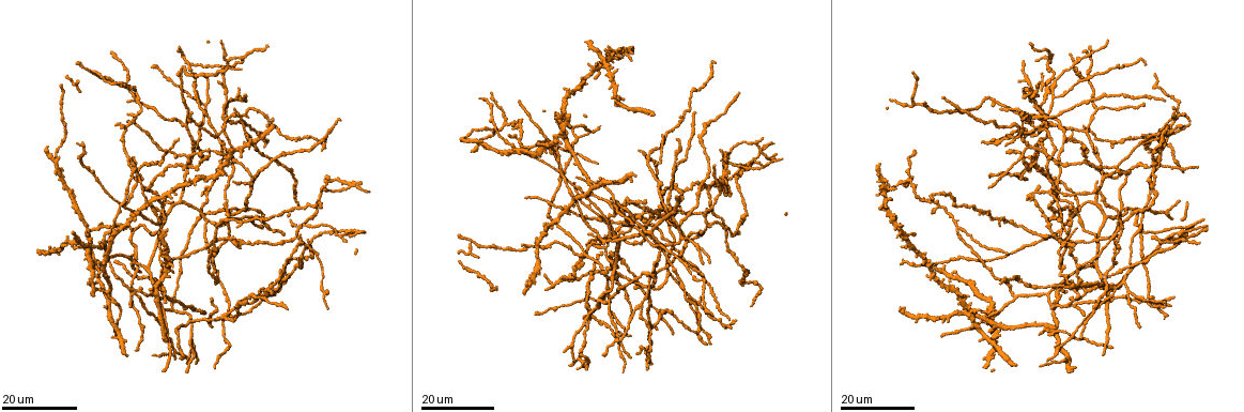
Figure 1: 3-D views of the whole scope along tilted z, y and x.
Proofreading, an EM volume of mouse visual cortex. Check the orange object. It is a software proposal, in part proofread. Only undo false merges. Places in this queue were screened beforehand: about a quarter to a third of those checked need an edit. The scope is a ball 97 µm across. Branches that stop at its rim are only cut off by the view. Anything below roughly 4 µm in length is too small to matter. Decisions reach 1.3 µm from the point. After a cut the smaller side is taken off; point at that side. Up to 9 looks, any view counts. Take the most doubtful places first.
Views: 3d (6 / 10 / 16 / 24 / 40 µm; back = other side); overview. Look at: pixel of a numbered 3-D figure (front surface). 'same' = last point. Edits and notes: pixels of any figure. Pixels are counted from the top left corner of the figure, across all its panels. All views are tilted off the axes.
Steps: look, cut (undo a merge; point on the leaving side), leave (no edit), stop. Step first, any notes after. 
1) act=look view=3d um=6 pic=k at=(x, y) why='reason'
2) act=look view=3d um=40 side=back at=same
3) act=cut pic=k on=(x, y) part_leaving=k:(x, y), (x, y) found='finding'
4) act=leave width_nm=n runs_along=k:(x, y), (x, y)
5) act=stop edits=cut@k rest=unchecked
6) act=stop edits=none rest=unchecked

act=look view=3d um=24 pic=1 at=(1127, 176) why='a fork'

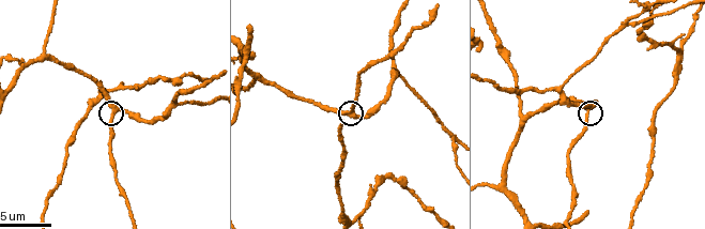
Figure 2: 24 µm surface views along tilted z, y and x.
act=look view=3d um=6 pic=2 at=(113, 113)

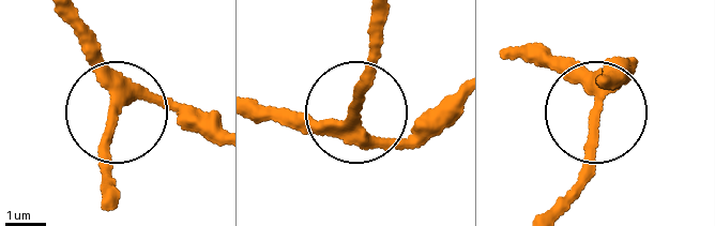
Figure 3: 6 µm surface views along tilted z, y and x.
act=leave runs_along=3:(261, 105), (315, 122), (356, 116), (385, 142), (423, 139) found='continuous, no second cell'

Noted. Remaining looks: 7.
act=look view=3d um=16 pic=1 at=(606, 221) why='three arms meet'

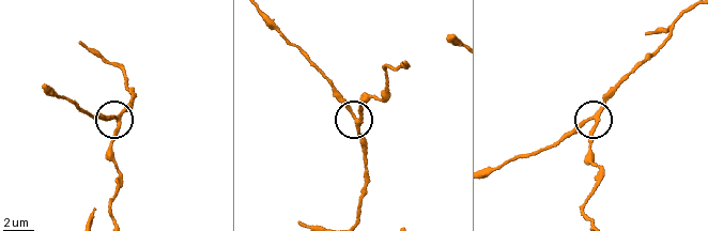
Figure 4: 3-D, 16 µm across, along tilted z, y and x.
act=look view=3d um=10 pic=4 at=(355, 114) why='closer look'

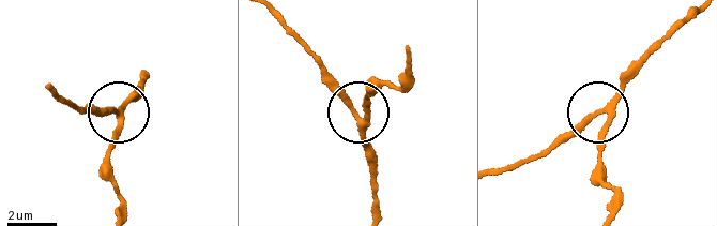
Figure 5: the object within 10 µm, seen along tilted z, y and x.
act=look view=3d um=6 pic=5 at=(597, 115)

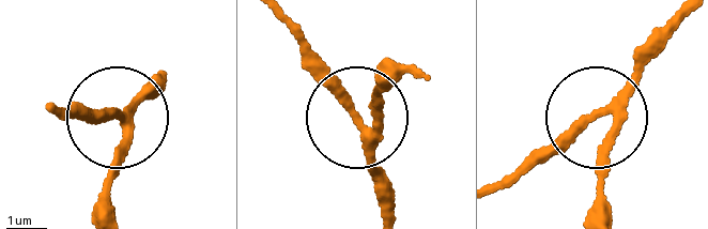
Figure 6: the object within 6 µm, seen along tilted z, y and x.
act=leave arms=3 runs_along=6:(383, 212), (367, 131), (325, 87), (290, 19) found='one cell here'

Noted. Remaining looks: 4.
act=look view=3d um=16 pic=1 at=(1052, 68) why='calibre changes'

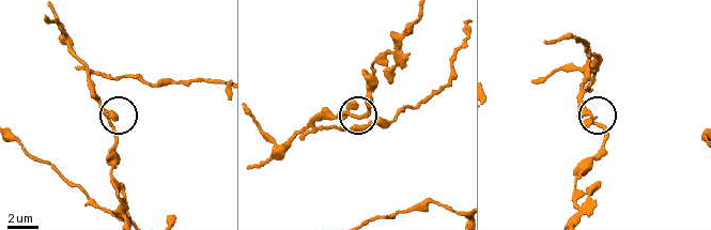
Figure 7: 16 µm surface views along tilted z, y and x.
act=look view=3d um=6 pic=7 at=(105, 115) why='closer look'

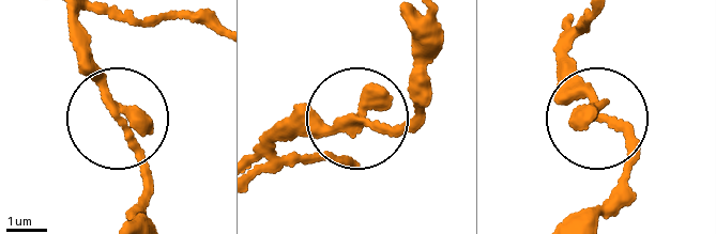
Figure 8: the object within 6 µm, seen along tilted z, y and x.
act=leave arms=3 runs_along=8:(410, 20), (410, 121), (278, 135) found='one cell here'

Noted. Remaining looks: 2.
act=look view=3d um=24 pic=1 at=(1052, 122) why='thin arm on a thick one'

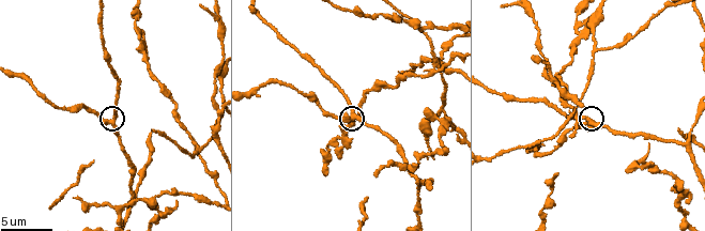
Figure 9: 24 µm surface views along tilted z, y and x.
act=look view=3d um=10 pic=9 at=(352, 116)

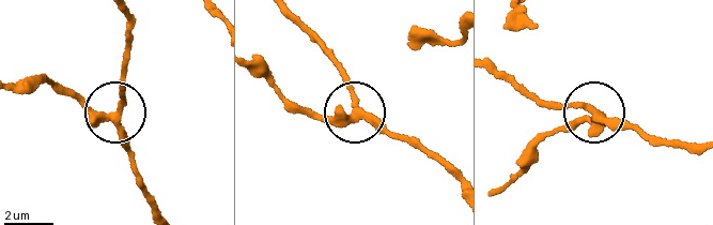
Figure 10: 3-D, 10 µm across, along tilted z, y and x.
act=leave width_nm=330 runs_along=10:(153, 208), (120, 121), (125, 81) found='all the same cell'

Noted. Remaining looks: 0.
act=stop edits=none rest=unchecked

